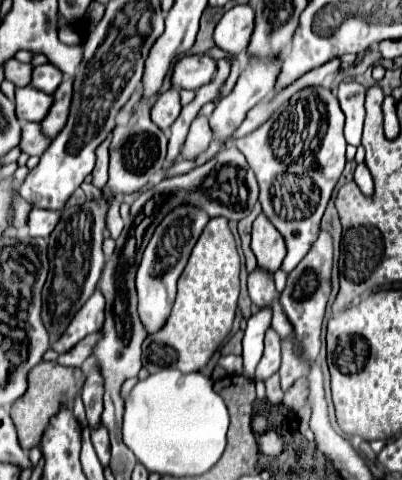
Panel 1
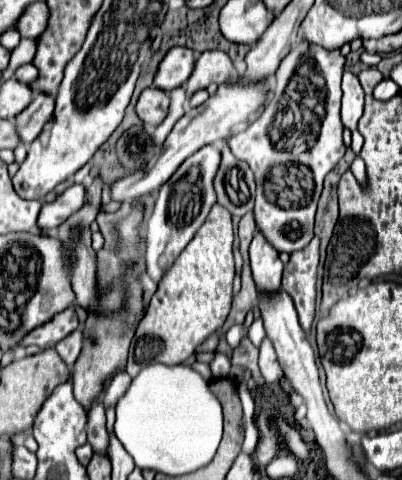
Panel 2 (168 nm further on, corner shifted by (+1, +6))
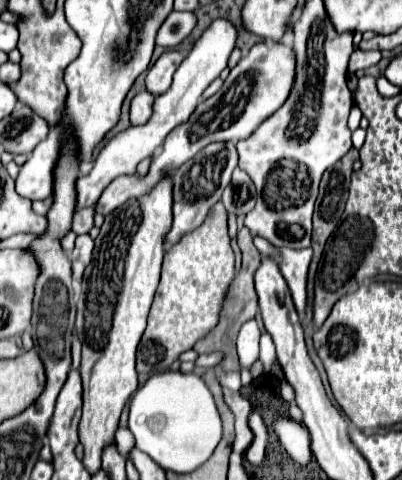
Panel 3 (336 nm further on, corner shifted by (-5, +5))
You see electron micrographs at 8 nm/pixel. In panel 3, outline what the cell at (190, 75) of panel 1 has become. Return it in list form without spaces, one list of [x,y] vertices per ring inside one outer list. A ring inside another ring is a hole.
[[[166,51],[148,71],[146,75],[146,89],[152,95],[162,95],[172,85],[172,75],[178,65],[184,61],[184,55],[178,51]]]

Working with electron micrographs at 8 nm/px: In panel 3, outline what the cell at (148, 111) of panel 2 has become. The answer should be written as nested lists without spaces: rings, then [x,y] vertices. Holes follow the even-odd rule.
[[[142,91],[132,99],[132,105],[130,105],[130,121],[132,121],[132,125],[144,125],[152,117],[154,99],[156,97],[152,93],[148,93],[148,91]]]

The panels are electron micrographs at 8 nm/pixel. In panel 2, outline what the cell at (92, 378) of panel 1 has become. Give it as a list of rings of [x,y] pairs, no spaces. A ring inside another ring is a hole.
[[[96,400],[88,414],[88,442],[96,454],[108,454],[108,438],[104,406],[100,400]]]

